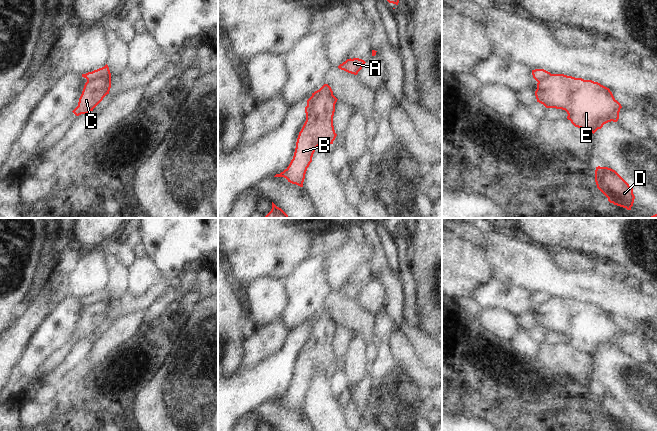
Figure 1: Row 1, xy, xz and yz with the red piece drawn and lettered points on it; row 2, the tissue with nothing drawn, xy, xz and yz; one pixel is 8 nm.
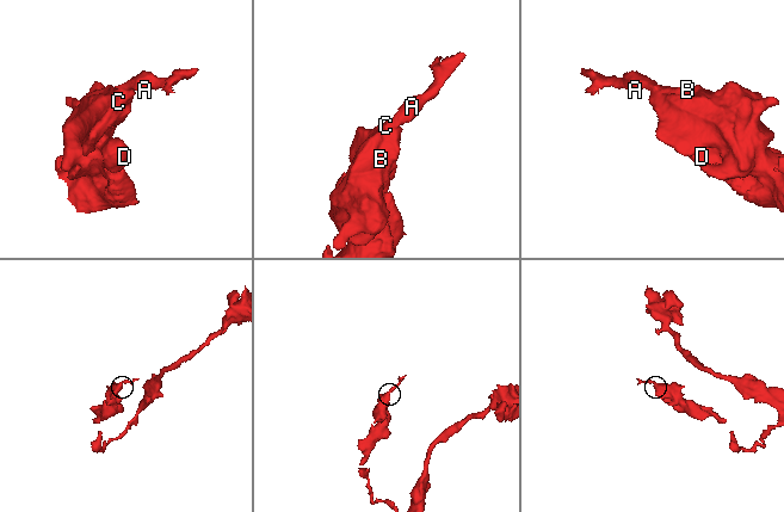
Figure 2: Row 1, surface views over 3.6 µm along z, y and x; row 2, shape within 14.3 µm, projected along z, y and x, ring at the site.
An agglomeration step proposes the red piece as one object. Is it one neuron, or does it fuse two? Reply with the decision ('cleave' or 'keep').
cleave

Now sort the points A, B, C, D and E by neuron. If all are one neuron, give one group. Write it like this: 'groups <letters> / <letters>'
groups A / B C D E

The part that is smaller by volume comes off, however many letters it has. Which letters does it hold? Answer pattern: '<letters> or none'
A

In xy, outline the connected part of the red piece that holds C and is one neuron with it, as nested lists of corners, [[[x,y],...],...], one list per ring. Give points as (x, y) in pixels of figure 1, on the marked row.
[[[99,78],[95,81],[87,80],[79,98],[78,106],[72,112],[76,116],[87,115],[109,94],[110,88],[111,78]]]

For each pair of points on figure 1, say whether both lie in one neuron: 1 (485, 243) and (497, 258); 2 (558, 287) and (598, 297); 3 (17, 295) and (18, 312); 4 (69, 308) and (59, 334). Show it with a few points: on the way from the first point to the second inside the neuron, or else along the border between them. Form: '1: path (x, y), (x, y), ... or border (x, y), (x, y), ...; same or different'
1: path (489, 247), (493, 254); same
2: path (568, 287), (588, 287); same
3: path (17, 299), (17, 308); same
4: path (68, 314), (59, 328); same

